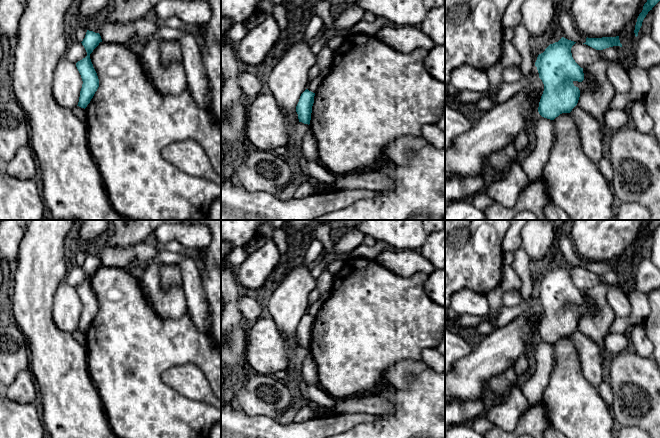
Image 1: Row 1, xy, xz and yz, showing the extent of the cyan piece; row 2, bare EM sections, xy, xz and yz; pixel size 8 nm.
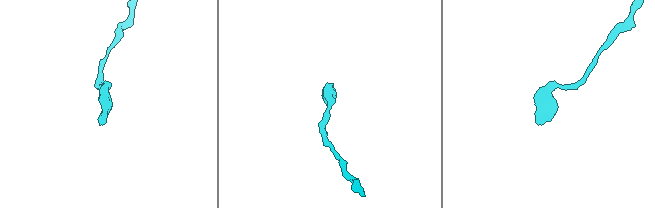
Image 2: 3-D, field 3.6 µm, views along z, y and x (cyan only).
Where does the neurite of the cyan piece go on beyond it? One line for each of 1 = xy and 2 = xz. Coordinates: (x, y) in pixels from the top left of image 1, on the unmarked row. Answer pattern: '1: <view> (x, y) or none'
1: none
2: none

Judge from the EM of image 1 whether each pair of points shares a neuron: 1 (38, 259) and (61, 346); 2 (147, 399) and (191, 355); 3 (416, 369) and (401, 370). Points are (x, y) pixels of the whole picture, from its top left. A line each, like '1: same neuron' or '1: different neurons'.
1: same neuron
2: same neuron
3: same neuron

